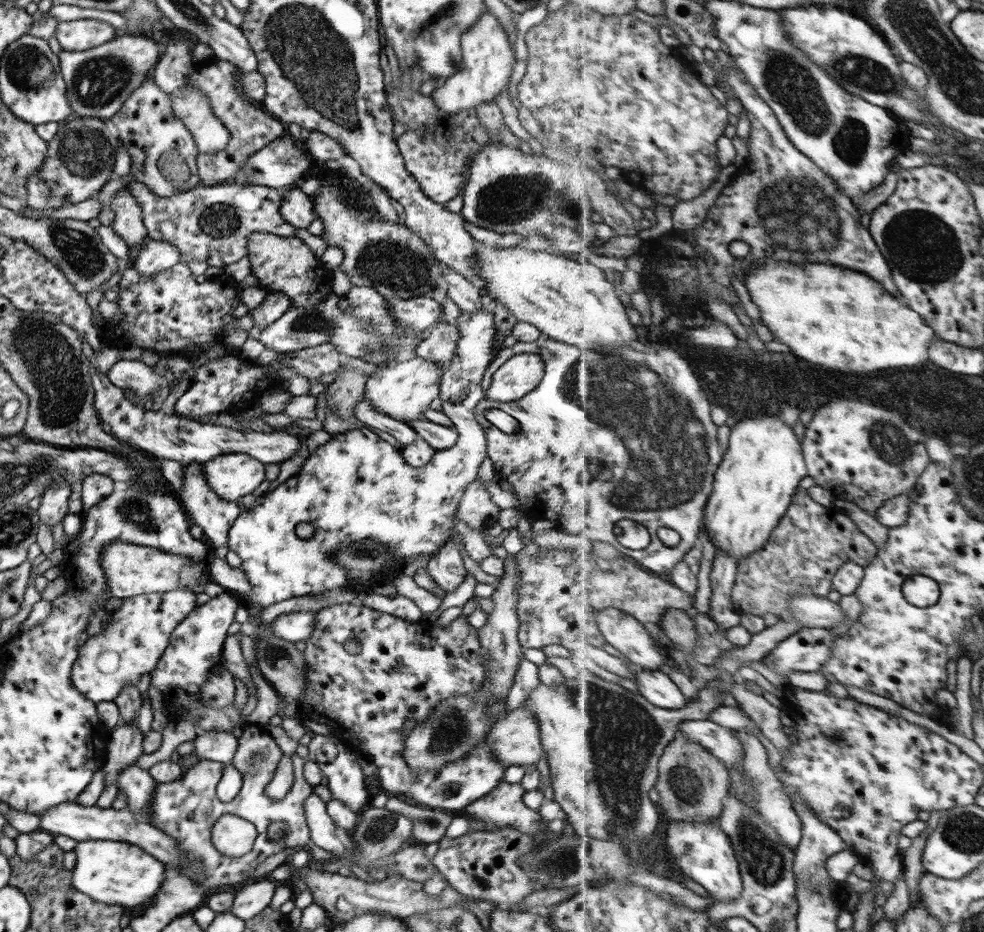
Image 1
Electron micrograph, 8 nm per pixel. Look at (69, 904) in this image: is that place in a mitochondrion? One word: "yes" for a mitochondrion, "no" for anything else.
no

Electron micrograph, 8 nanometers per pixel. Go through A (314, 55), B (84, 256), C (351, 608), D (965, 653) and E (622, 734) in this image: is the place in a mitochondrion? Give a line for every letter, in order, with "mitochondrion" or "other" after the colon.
A: mitochondrion
B: mitochondrion
C: other
D: other
E: mitochondrion

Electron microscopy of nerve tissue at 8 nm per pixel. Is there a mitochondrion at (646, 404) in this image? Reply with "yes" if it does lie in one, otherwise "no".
yes

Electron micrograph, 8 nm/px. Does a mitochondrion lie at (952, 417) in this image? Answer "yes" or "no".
no

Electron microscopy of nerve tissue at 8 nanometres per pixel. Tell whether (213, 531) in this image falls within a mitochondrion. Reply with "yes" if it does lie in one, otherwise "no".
no

